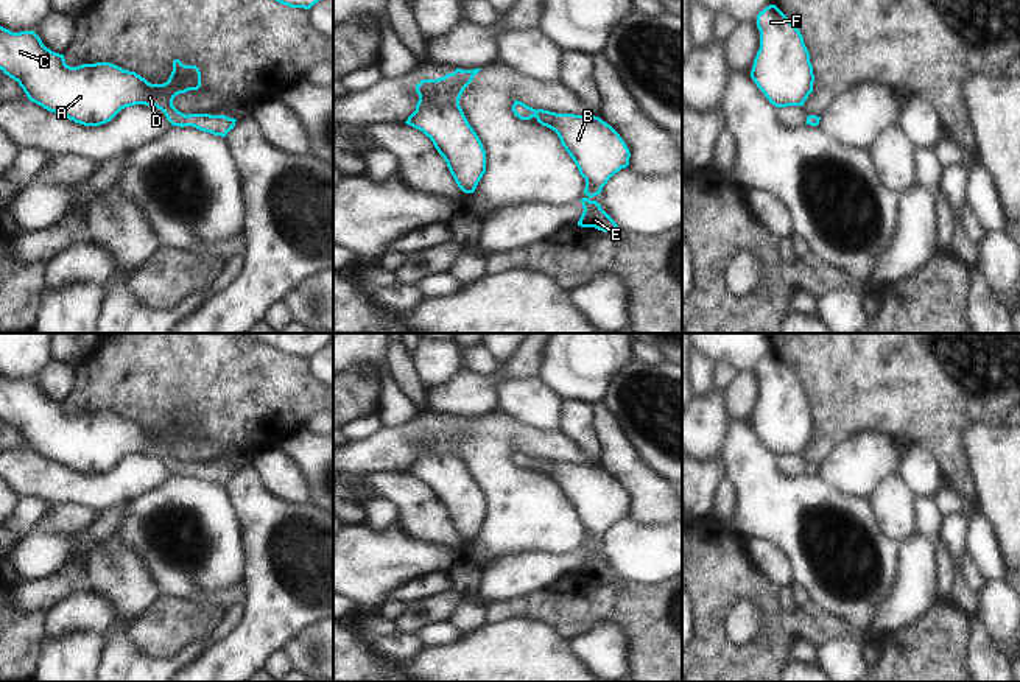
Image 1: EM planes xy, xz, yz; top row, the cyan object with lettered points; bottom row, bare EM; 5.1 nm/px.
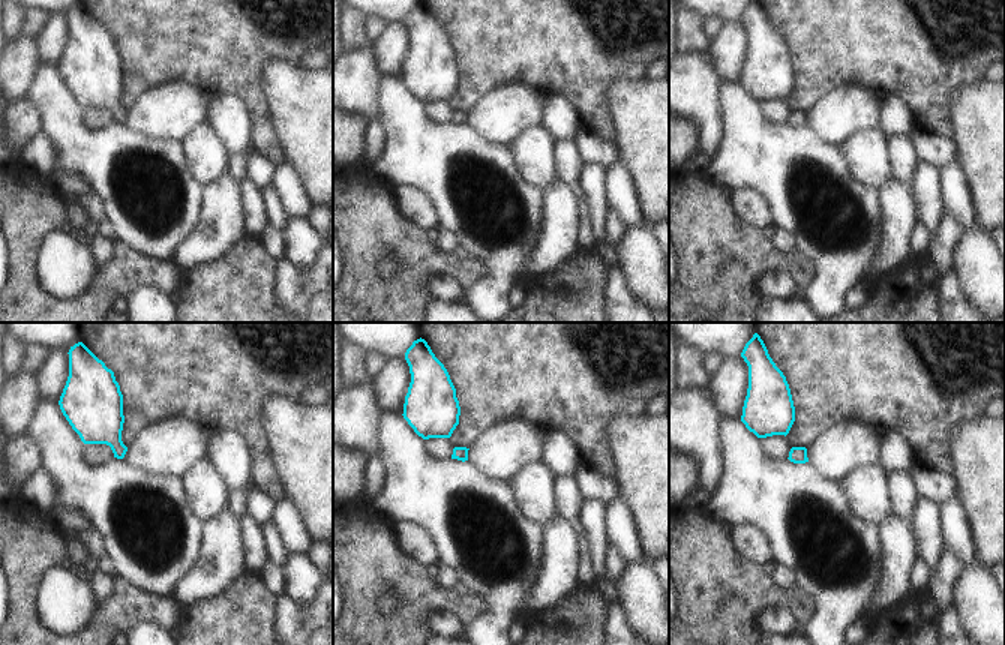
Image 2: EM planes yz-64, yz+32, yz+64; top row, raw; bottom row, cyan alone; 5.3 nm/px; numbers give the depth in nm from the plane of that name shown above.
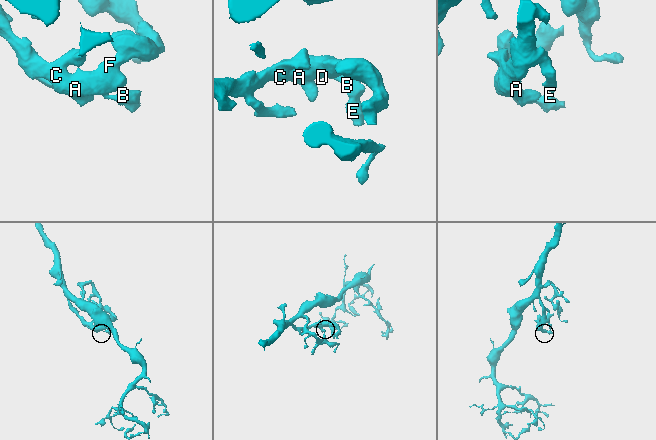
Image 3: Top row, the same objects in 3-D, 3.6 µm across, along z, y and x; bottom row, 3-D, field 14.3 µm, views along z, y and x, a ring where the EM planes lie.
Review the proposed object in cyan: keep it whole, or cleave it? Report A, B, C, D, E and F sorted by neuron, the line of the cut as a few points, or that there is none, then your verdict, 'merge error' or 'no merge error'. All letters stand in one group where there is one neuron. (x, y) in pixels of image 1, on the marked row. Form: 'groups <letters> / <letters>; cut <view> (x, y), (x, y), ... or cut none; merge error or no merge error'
groups A B C D E F; cut none; no merge error

